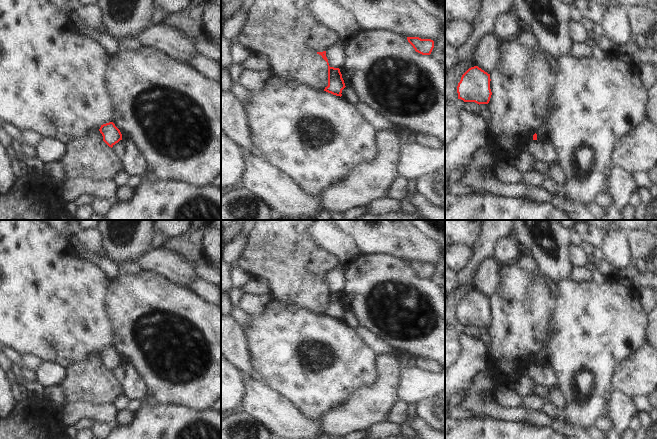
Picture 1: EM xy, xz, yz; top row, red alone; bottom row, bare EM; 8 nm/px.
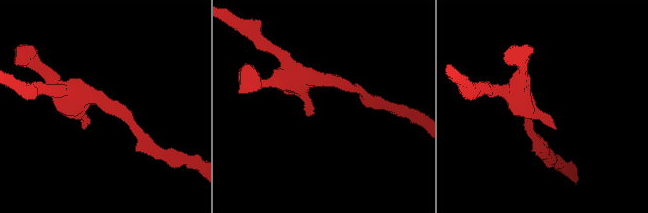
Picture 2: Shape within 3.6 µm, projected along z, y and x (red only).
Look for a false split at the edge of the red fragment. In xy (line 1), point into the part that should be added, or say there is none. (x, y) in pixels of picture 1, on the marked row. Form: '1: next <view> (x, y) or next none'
1: next none

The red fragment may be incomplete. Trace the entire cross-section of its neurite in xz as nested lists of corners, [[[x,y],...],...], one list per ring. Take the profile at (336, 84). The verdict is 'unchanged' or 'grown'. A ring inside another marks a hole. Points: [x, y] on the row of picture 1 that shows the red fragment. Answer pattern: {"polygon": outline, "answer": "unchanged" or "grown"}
{"polygon": [[[326,51],[317,52],[317,54],[321,55],[328,65],[328,86],[325,87],[324,91],[341,97],[342,90],[346,86],[342,78],[340,69],[329,66],[328,59],[326,57]]], "answer": "unchanged"}

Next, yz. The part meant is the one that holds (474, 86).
{"polygon": [[[478,66],[469,68],[458,83],[458,99],[479,105],[488,104],[492,95],[490,81],[490,74]]], "answer": "unchanged"}

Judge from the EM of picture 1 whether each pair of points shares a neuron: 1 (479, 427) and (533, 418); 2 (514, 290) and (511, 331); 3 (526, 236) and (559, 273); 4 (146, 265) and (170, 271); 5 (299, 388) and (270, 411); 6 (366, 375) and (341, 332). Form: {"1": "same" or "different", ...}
{"1": "different", "2": "same", "3": "same", "4": "same", "5": "different", "6": "same"}

